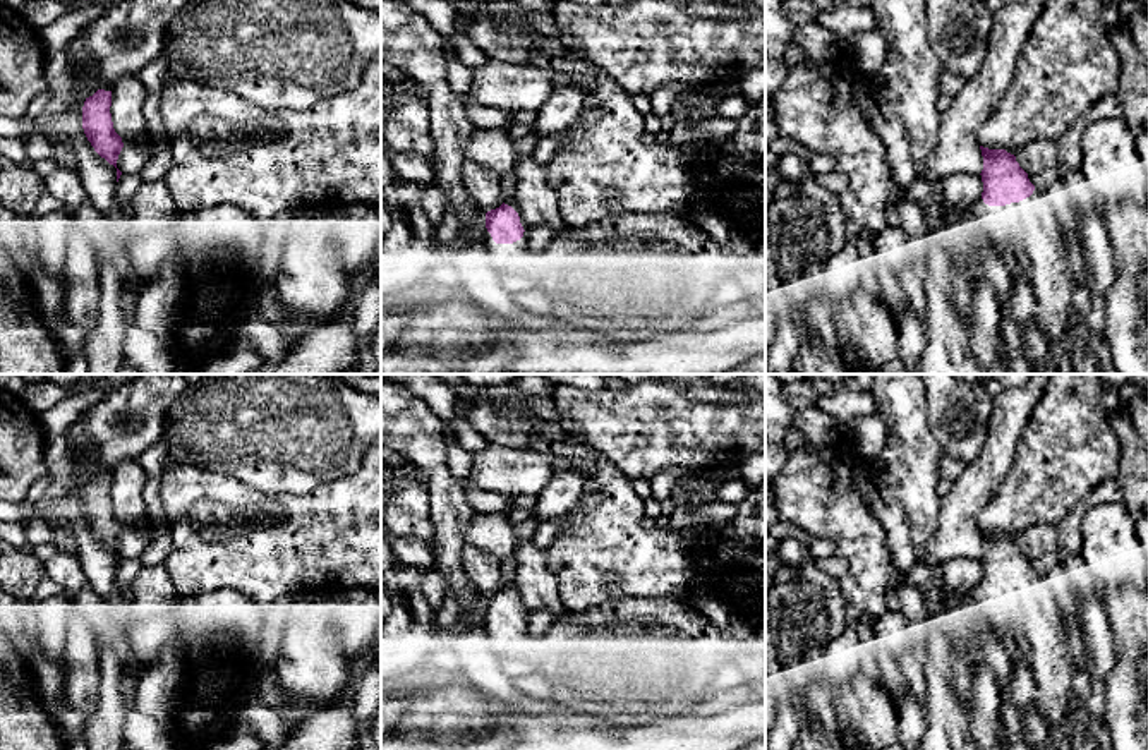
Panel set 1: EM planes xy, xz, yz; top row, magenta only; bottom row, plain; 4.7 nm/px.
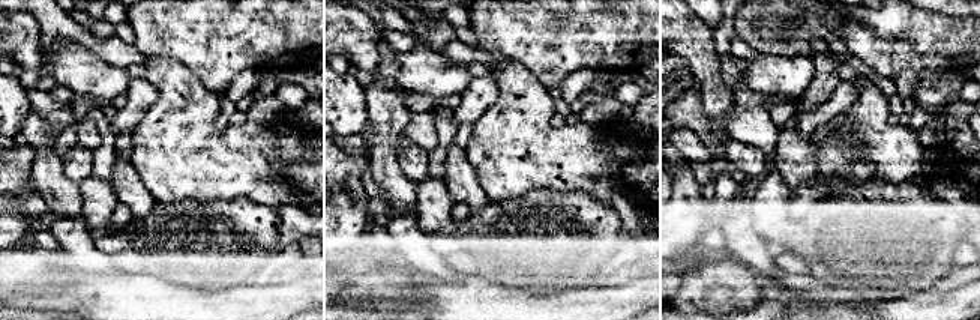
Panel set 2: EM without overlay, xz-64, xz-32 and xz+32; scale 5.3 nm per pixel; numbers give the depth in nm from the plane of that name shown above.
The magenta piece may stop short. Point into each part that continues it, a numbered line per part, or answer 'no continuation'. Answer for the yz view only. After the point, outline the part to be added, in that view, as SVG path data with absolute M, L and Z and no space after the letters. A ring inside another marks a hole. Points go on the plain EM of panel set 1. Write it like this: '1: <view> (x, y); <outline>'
no continuation

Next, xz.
no continuation

